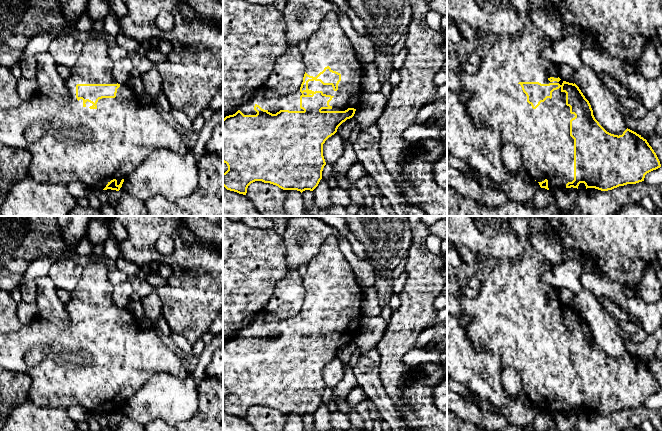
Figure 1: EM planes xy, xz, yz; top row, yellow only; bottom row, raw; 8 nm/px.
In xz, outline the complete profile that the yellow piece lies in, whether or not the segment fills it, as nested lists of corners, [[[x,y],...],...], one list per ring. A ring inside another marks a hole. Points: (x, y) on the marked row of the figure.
[[[330,11],[318,30],[307,40],[303,53],[305,74],[300,89],[288,95],[279,95],[265,85],[257,88],[238,111],[223,119],[223,162],[228,170],[223,173],[223,186],[230,191],[246,195],[248,186],[262,181],[283,190],[313,191],[322,179],[326,165],[323,144],[337,132],[338,127],[354,116],[362,95],[363,64],[340,27],[336,11]]]

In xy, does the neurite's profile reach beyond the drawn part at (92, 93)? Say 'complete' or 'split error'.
split error

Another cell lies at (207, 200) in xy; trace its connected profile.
[[[205,154],[201,158],[197,189],[190,196],[178,199],[177,205],[190,216],[223,216],[223,160],[219,154]]]

